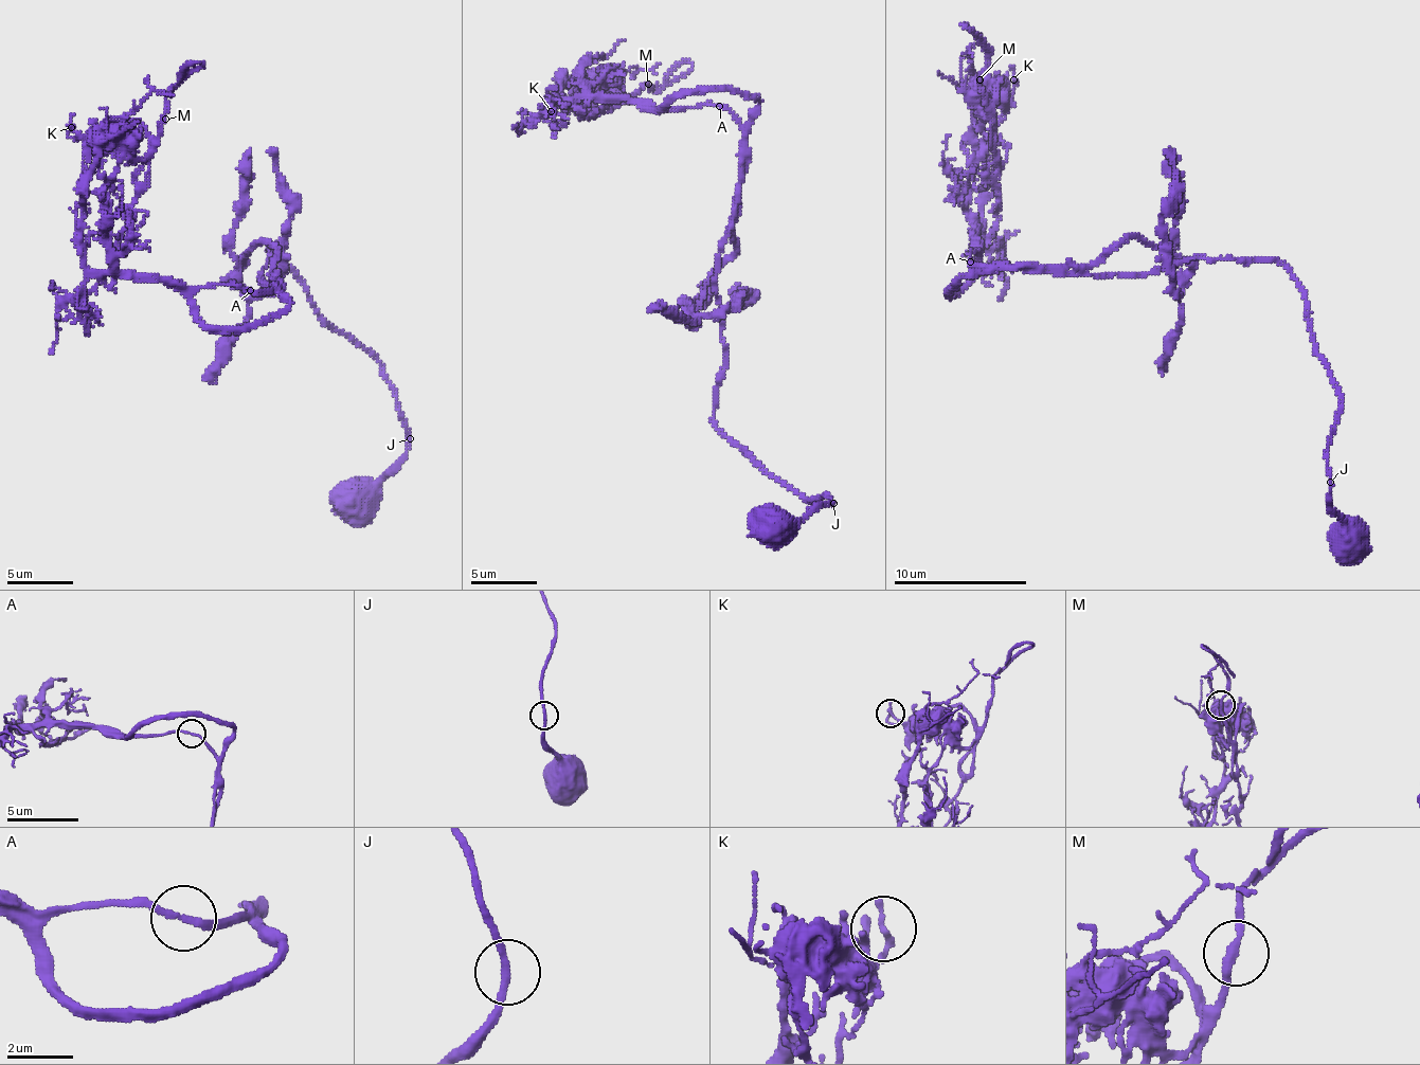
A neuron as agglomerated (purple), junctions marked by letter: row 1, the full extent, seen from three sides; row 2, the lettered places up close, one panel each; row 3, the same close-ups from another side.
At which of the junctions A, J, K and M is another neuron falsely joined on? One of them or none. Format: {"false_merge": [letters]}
{"false_merge": []}

